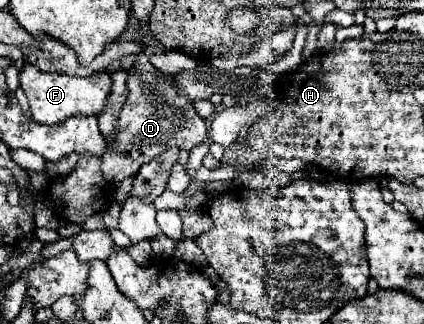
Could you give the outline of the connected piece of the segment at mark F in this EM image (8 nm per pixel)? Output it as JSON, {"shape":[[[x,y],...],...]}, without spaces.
{"shape":[[[26,64],[20,70],[20,84],[28,96],[32,118],[38,124],[58,124],[74,114],[98,116],[106,108],[106,100],[112,90],[112,78],[108,72],[96,72],[92,76],[68,76],[62,72],[42,72],[36,66]]]}

